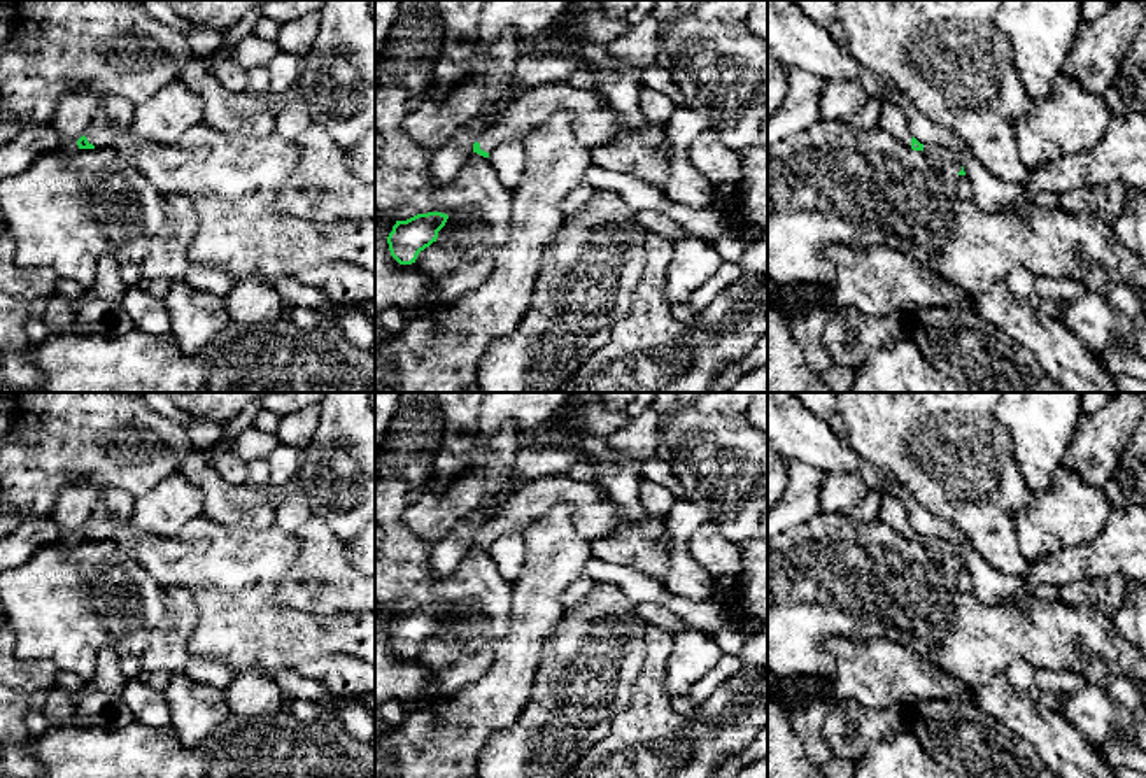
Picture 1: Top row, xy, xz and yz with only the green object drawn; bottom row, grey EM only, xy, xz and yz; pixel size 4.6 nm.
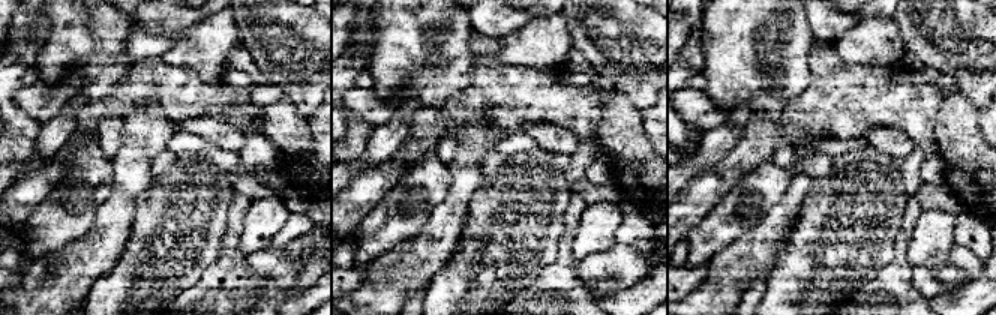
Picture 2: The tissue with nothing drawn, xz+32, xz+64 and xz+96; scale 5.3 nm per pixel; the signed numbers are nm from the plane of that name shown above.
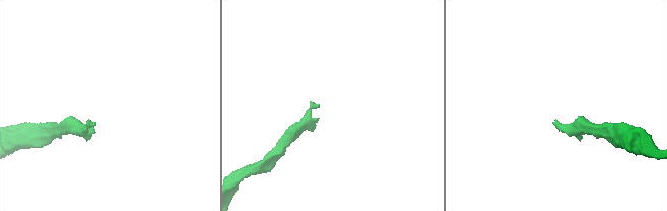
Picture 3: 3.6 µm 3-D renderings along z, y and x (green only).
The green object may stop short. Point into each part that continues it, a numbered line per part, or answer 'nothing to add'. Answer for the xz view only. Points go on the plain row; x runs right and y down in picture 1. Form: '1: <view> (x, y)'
1: xz (594, 516)

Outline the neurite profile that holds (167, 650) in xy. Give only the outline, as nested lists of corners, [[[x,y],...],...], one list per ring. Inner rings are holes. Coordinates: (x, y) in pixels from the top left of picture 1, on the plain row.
[[[180,585],[165,587],[166,619],[151,634],[142,652],[142,668],[149,673],[184,673],[195,659],[187,647],[198,624],[198,610],[191,592]]]

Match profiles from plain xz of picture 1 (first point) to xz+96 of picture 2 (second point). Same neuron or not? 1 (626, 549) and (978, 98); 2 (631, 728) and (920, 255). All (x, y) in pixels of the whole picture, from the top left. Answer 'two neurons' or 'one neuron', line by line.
1: two neurons
2: two neurons

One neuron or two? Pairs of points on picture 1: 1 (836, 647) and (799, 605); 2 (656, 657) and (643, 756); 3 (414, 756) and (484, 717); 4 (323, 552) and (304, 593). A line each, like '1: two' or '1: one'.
1: two
2: one
3: one
4: one

